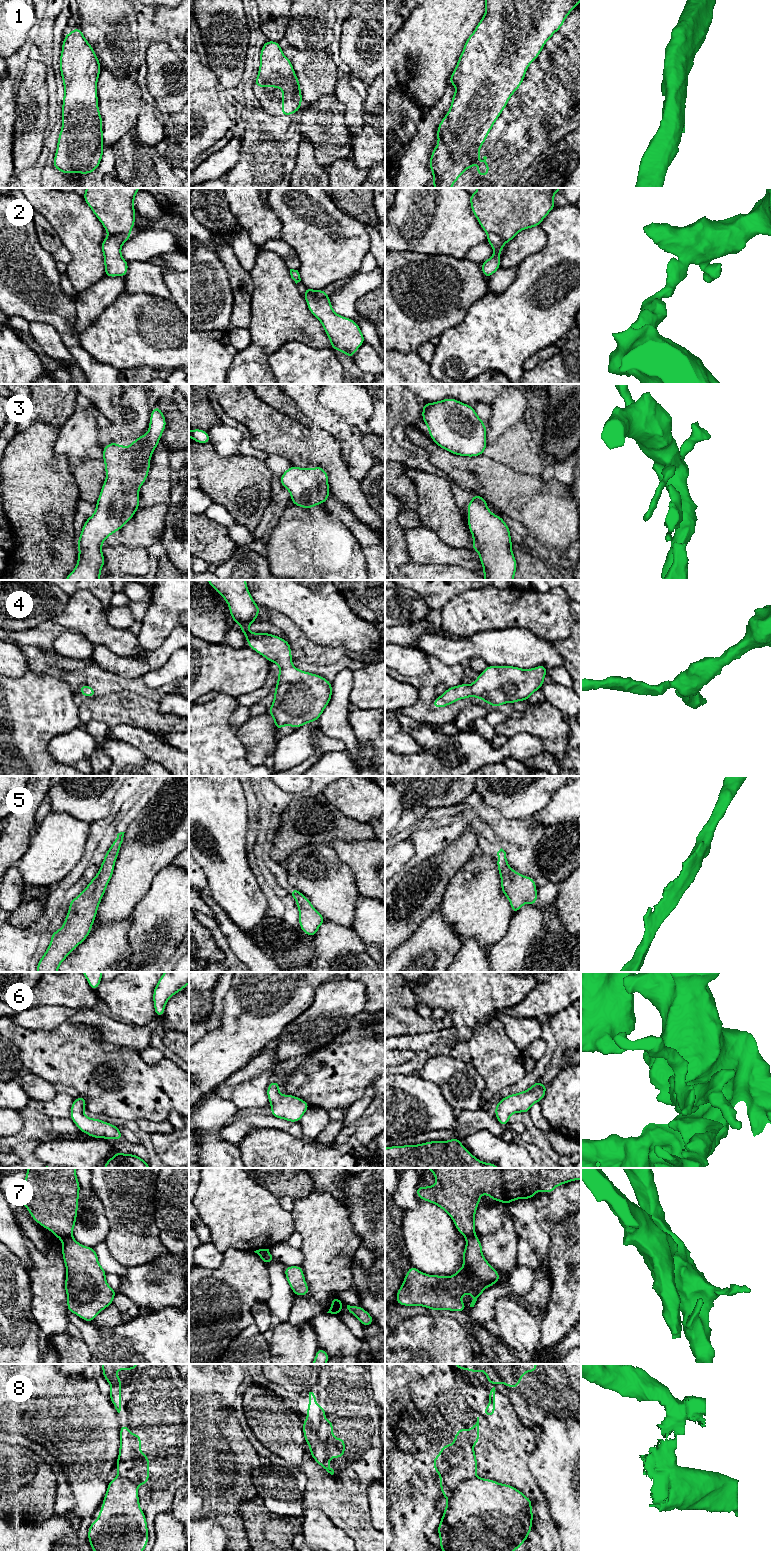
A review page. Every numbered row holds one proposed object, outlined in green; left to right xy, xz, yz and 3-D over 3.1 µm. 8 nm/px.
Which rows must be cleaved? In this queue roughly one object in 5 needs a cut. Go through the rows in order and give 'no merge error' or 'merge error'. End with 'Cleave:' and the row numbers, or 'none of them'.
1: no merge error
2: merge error
3: no merge error
4: no merge error
5: no merge error
6: no merge error
7: merge error
8: merge error
Cleave: 2, 7, 8

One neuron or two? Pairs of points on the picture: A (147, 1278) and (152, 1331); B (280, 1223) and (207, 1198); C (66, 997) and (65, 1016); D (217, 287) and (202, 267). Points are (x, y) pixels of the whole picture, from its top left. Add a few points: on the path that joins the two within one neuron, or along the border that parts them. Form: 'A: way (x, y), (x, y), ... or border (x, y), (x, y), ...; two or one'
A: border (173, 1306), (167, 1306), (158, 1311), (147, 1311); two
B: way (262, 1222), (242, 1215), (225, 1199); one
C: border (43, 1004), (62, 1005), (76, 1010); two
D: way (212, 282), (202, 272); one

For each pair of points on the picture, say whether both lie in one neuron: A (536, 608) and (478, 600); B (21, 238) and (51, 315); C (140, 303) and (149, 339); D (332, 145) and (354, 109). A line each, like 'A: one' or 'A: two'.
A: one
B: one
C: one
D: two

